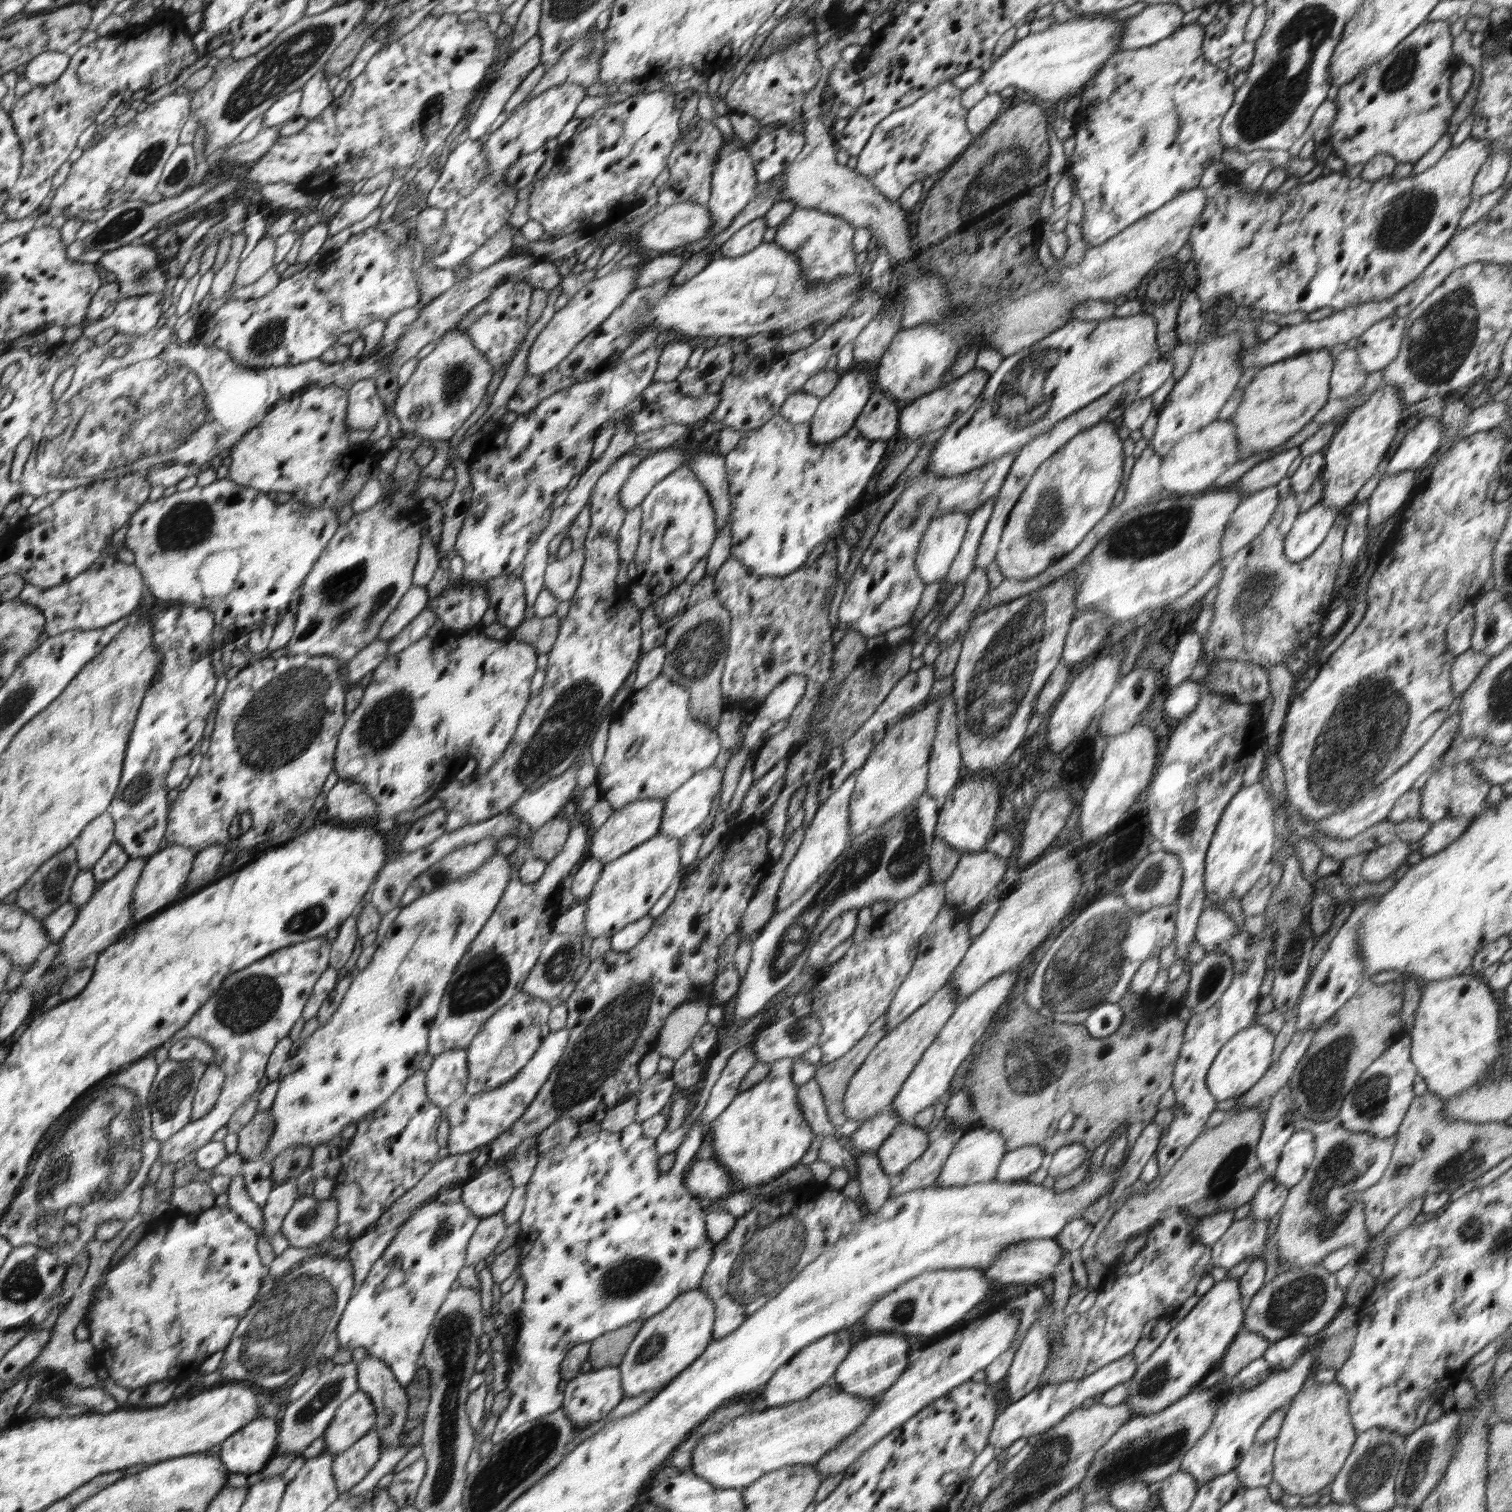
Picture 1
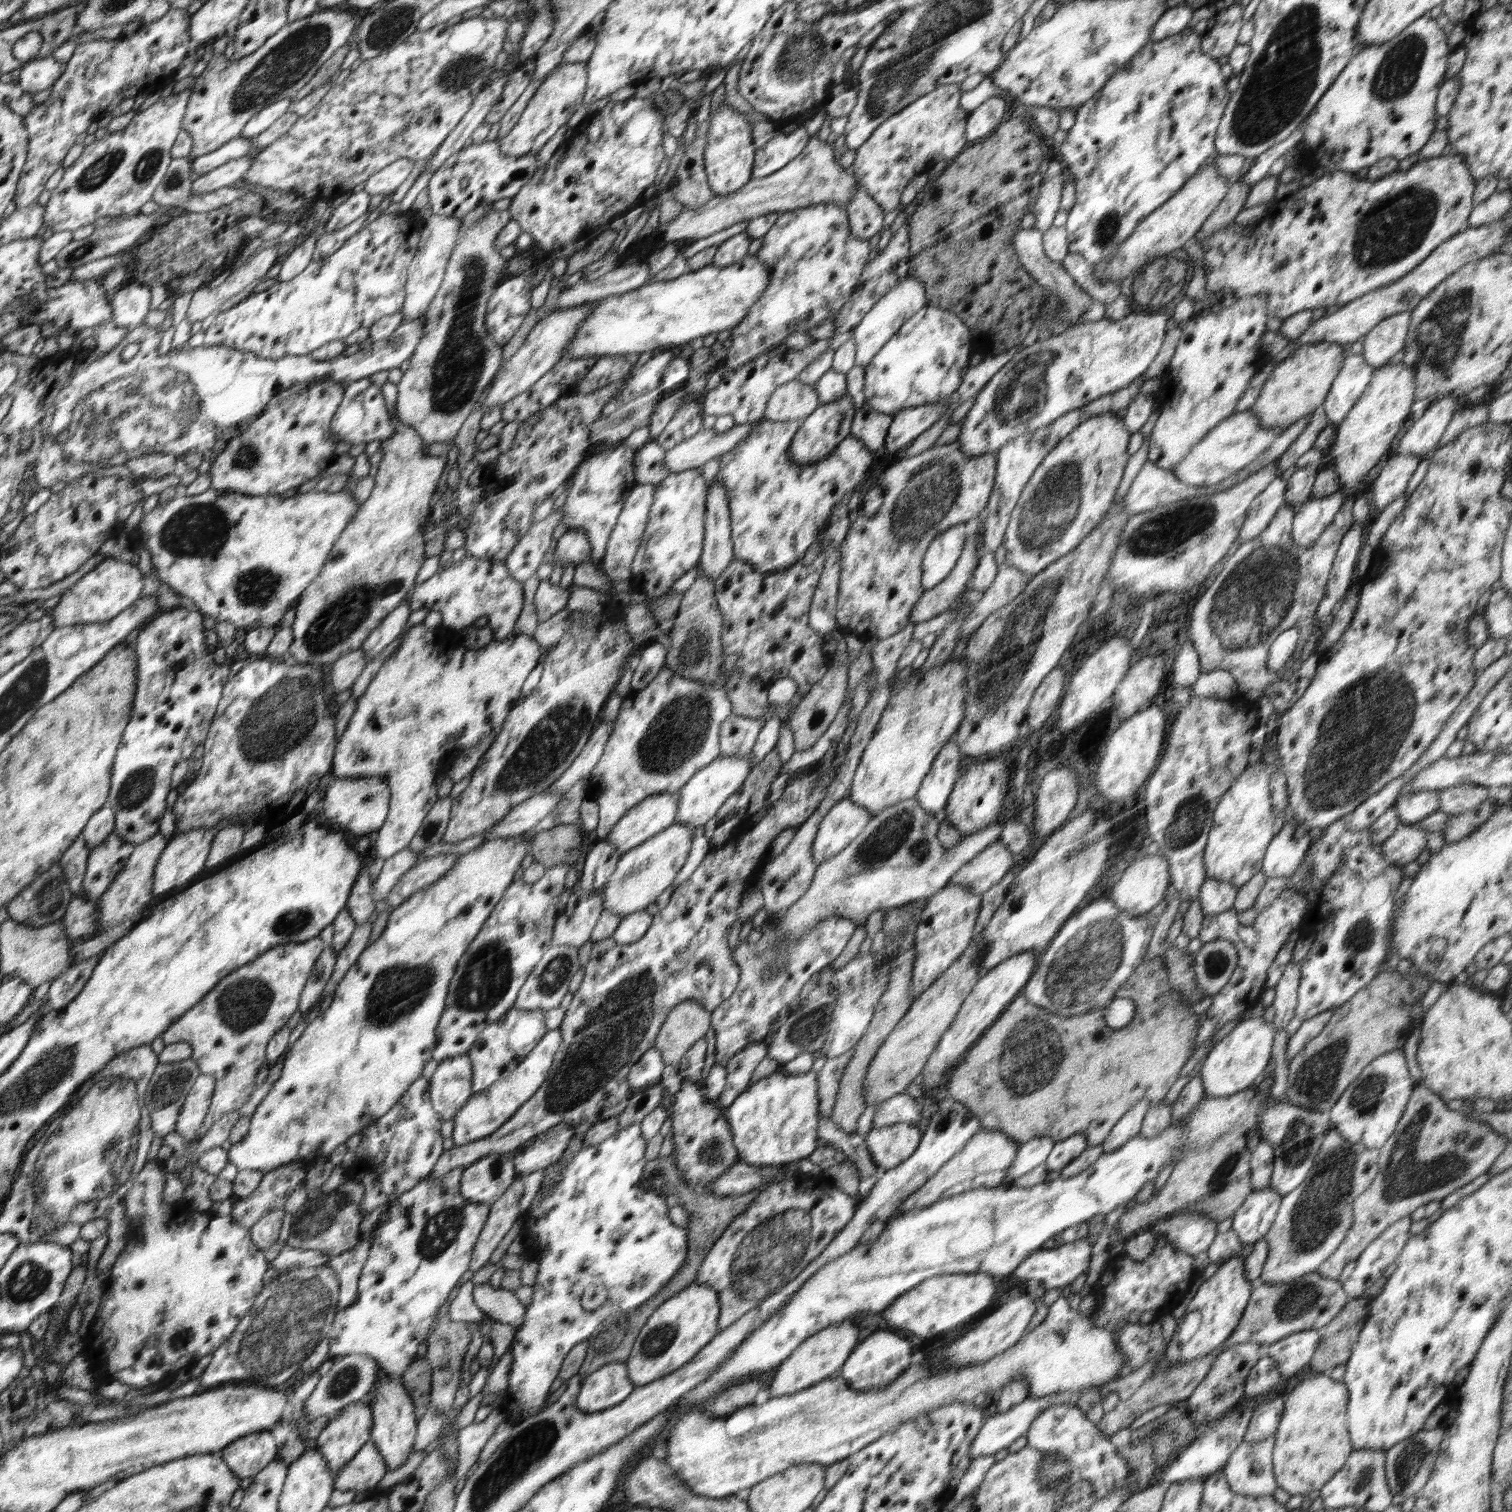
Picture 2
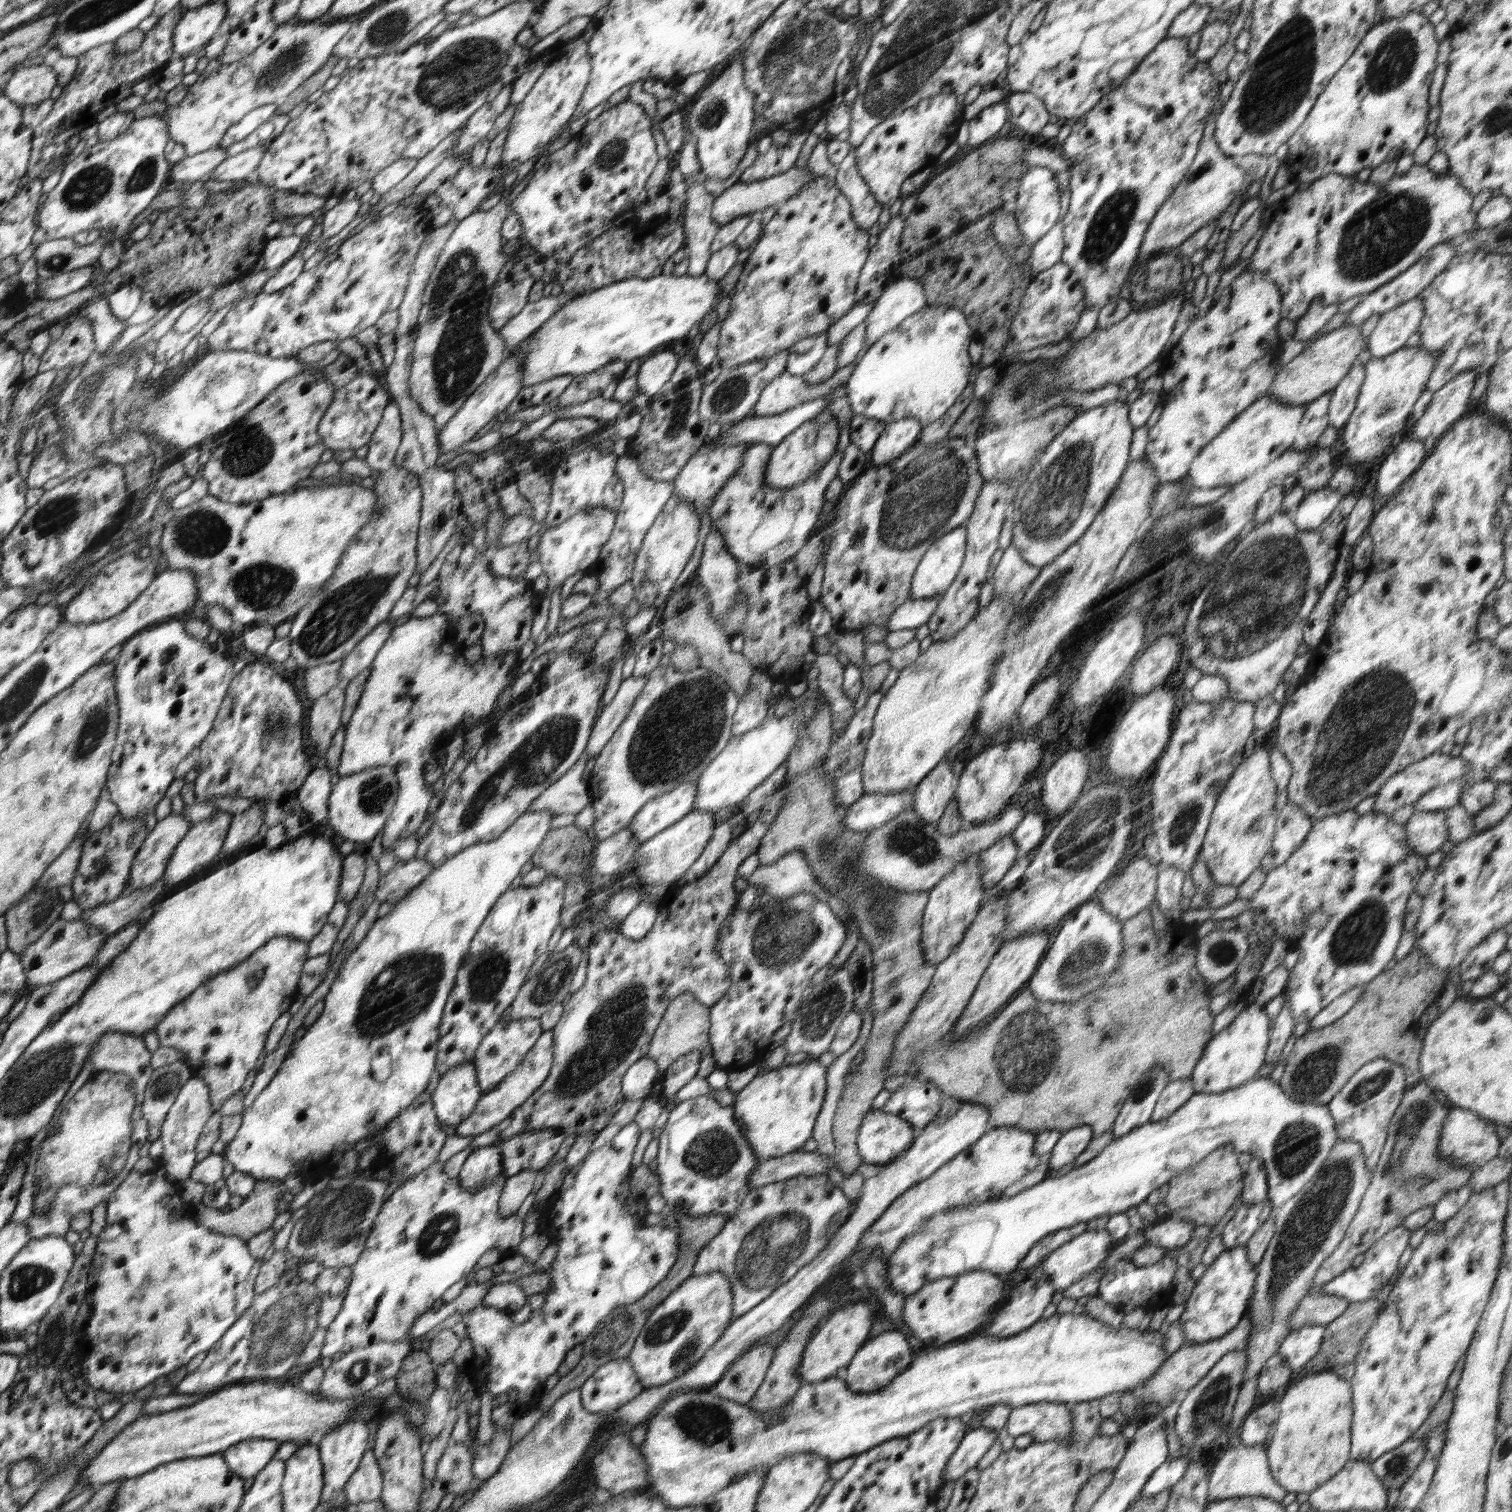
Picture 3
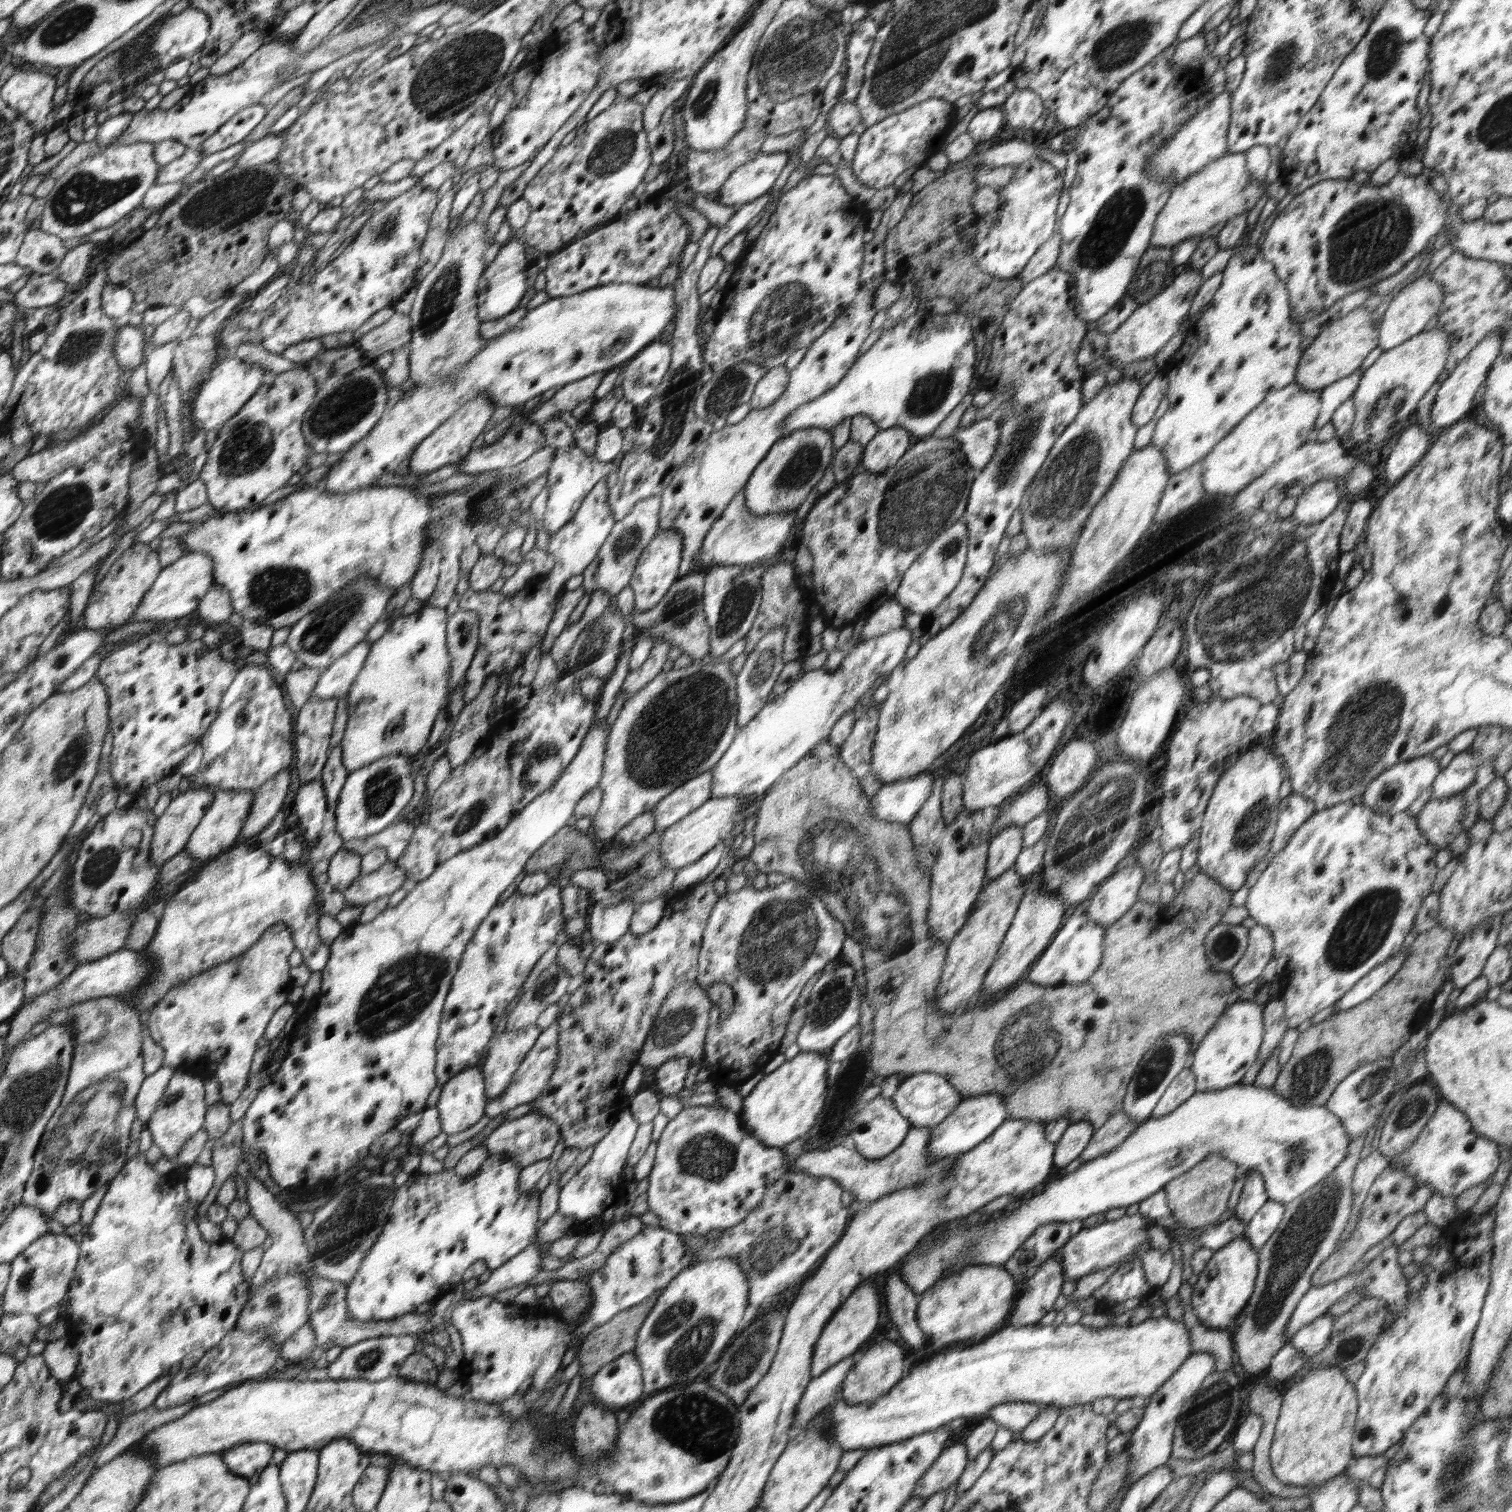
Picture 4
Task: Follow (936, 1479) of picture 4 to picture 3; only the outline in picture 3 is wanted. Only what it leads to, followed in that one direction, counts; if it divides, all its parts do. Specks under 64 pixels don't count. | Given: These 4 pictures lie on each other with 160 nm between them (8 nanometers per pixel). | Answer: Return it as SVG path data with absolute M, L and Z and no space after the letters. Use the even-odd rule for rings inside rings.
M980 1427L966 1433L958 1448L955 1448L953 1455L946 1463L943 1484L960 1479L968 1470L978 1465L979 1460L986 1454L986 1451L993 1445L996 1439L1004 1435L1004 1432L997 1432L993 1428Z

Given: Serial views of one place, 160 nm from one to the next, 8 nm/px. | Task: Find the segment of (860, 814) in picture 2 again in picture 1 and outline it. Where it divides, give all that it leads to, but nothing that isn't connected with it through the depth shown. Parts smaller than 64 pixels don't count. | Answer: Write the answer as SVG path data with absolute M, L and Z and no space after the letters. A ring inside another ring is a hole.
M852 773L836 789L836 792L829 796L817 809L817 812L810 826L805 830L804 839L799 846L796 856L785 871L784 879L776 894L775 912L783 911L786 907L792 906L802 894L806 894L808 888L814 886L814 882L826 872L830 864L846 851L851 842L849 831L849 802L854 792L856 774Z

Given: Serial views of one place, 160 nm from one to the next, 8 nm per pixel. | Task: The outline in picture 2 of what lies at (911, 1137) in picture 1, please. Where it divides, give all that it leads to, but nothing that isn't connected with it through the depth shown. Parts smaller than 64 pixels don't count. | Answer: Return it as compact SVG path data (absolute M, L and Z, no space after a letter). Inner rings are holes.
M894 1123L880 1128L870 1128L865 1135L869 1155L879 1171L897 1167L916 1150L922 1140L923 1126Z

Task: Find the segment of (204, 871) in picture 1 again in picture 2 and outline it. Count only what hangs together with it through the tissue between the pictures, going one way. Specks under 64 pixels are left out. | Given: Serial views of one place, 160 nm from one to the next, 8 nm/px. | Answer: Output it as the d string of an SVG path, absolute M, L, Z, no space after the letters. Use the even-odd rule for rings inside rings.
M232 823L218 828L212 851L209 853L209 860L206 860L206 870L214 869L238 853L241 850L240 844L245 832L245 826Z

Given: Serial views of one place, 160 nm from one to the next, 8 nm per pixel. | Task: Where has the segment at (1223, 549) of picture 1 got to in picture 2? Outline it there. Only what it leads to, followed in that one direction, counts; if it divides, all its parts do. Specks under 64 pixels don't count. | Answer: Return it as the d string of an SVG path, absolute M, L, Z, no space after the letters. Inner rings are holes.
M1278 476L1252 500L1246 513L1246 521L1238 531L1237 537L1240 542L1246 543L1256 538L1270 524L1280 507L1284 505L1286 483L1287 481Z

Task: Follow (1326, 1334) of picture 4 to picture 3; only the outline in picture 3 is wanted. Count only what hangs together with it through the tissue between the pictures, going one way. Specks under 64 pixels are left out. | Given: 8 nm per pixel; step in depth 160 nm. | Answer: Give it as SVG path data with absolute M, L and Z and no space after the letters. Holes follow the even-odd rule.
M1306 1325L1289 1333L1278 1354L1284 1358L1284 1364L1295 1374L1320 1351L1322 1340L1325 1340L1324 1332L1326 1325Z

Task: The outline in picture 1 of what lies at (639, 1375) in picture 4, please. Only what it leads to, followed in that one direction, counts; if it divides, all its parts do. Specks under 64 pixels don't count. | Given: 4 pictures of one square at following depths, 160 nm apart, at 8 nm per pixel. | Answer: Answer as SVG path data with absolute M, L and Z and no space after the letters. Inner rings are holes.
M607 1367L596 1371L589 1371L588 1373L580 1373L572 1380L568 1381L564 1385L563 1400L565 1404L562 1404L566 1417L569 1418L573 1425L578 1428L584 1428L590 1426L593 1422L604 1420L606 1416L610 1415L617 1409L618 1404L624 1399L624 1389L621 1382L621 1370L617 1367Z

